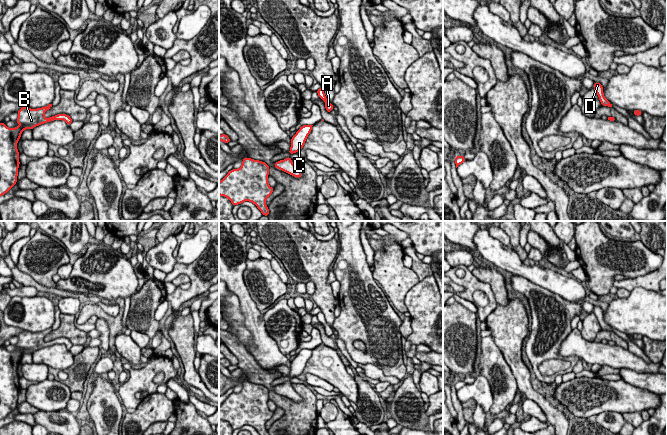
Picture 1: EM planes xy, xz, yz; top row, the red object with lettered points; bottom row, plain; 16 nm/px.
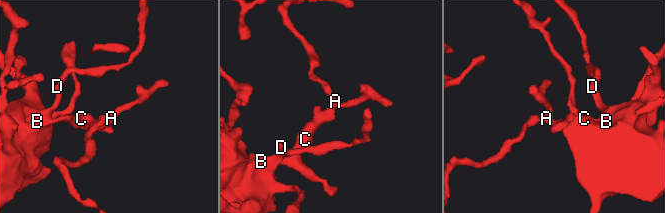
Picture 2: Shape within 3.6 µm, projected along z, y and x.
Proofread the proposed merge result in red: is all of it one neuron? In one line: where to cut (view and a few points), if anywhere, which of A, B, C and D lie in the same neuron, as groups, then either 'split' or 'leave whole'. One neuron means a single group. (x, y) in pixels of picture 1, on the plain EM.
no cut | A B C D | leave whole

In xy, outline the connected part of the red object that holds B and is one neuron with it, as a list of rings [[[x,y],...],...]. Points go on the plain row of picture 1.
[[[52,328],[37,333],[23,330],[18,334],[18,342],[15,345],[19,350],[9,352],[5,347],[0,347],[0,420],[6,418],[17,407],[20,389],[17,367],[21,363],[22,355],[33,354],[36,350],[54,344],[64,344],[68,350],[73,346],[69,339],[63,337],[45,342],[45,336],[51,331]]]

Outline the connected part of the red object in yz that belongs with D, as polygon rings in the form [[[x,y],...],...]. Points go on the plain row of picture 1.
[[[599,306],[594,307],[593,313],[596,315],[601,329],[612,331],[612,328],[604,320],[603,310],[601,307],[599,307]]]

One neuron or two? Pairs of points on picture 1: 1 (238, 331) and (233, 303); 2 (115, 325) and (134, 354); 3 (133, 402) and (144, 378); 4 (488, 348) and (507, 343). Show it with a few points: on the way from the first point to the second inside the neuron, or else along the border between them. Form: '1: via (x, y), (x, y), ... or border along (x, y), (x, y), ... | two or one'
1: via (236, 324), (233, 310) | one
2: border along (118, 333), (114, 342), (115, 349) | two
3: via (132, 396), (132, 390), (138, 384) | one
4: border along (490, 335), (509, 366) | two

